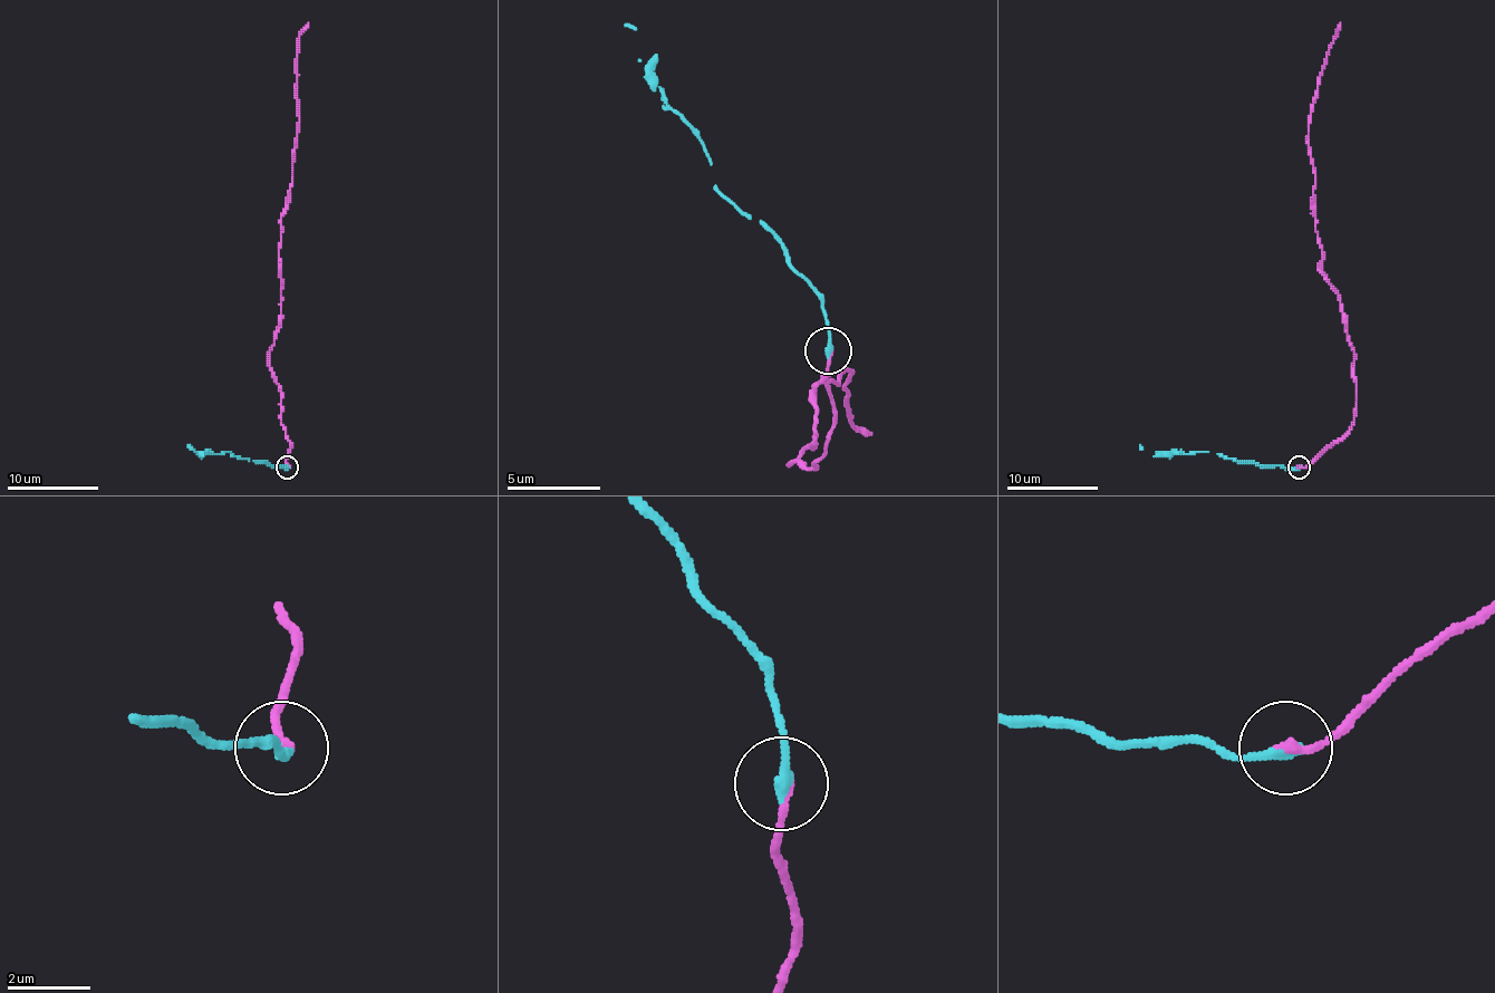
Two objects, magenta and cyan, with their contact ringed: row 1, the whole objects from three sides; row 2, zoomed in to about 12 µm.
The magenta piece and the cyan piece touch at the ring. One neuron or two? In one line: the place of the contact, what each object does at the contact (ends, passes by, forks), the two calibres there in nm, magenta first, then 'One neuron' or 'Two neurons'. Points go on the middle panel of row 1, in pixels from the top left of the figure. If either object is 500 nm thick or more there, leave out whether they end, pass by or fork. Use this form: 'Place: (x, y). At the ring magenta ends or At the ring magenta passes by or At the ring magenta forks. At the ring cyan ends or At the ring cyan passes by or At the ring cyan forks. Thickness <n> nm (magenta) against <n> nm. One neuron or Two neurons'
Place: (828, 350). At the ring magenta ends. At the ring cyan ends. Thickness 200 nm (magenta) against 280 nm. One neuron

